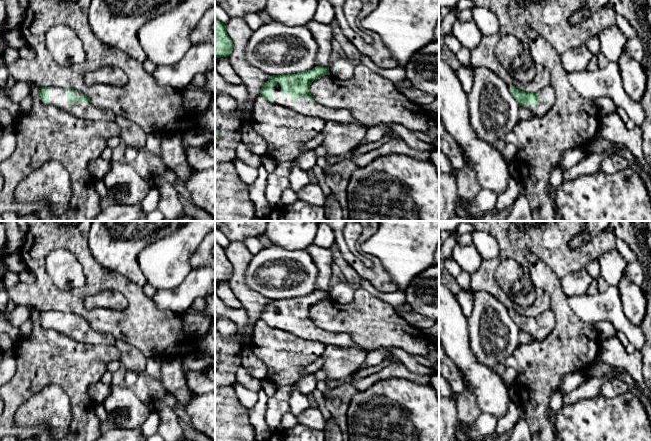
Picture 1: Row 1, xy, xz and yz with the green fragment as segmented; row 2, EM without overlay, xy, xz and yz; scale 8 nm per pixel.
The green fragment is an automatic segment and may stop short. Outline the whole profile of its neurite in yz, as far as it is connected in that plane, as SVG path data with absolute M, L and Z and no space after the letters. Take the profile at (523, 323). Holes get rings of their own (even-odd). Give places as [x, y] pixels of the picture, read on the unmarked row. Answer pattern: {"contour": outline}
{"contour": "M551 308L536 317L520 315L513 309L510 310L510 315L519 330L526 331L537 341L547 338L555 325L555 317Z"}

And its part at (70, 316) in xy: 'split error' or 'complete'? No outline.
split error

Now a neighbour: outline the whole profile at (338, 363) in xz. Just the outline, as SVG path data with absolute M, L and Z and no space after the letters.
M359 345L352 347L326 346L321 355L321 369L327 374L327 381L350 380L360 369L369 351Z

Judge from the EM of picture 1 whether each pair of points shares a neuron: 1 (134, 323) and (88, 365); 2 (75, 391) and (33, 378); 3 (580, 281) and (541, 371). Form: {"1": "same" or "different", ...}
{"1": "different", "2": "same", "3": "different"}

